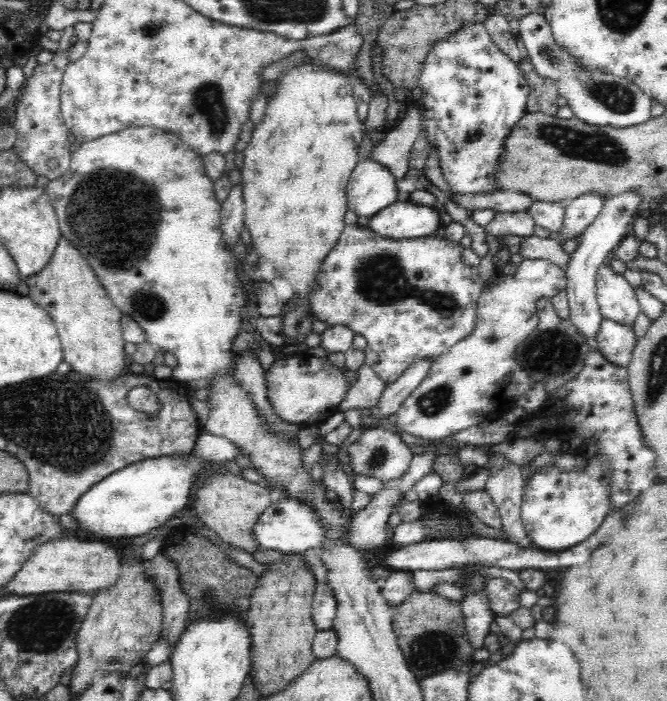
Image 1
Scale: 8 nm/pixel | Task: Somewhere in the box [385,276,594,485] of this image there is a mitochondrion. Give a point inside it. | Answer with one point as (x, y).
(549, 354)

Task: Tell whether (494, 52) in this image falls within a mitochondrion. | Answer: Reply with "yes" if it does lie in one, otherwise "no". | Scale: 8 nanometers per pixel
no

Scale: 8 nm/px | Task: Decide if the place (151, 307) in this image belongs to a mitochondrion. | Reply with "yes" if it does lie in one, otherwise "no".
yes

